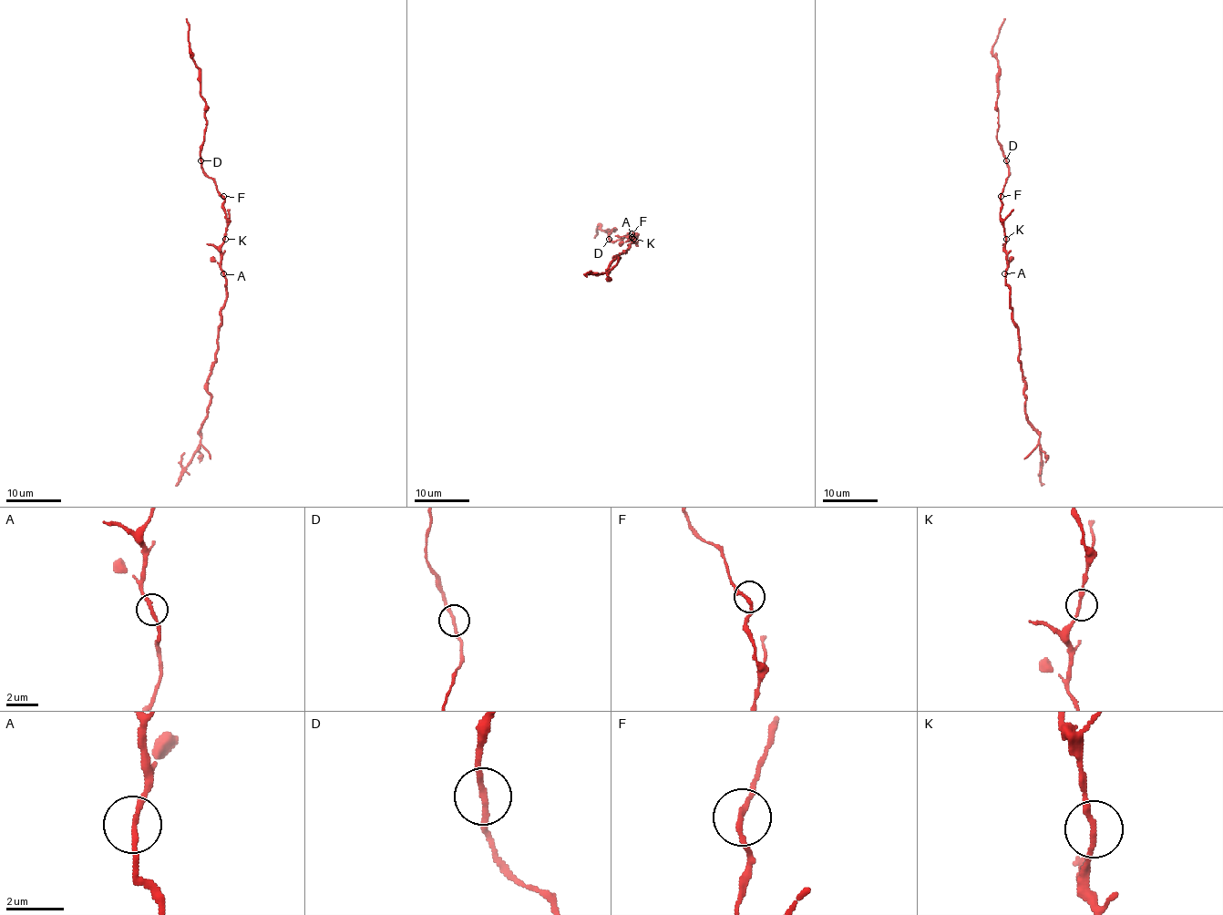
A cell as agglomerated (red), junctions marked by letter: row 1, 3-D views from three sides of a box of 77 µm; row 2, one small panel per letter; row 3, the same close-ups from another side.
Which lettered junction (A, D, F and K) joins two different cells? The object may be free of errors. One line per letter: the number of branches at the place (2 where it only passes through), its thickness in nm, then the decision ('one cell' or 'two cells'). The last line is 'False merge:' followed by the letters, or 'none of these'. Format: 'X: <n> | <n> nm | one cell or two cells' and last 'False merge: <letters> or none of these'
A: 2 | 190 nm | one cell
D: 2 | 190 nm | one cell
F: 2 | 200 nm | one cell
K: 2 | 190 nm | one cell
False merge: none of these

